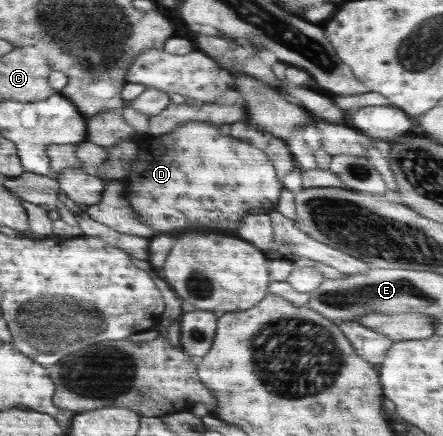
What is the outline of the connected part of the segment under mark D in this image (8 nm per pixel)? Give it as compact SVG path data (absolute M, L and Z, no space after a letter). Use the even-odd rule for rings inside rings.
M189 122L175 132L157 136L159 150L153 146L153 140L145 140L139 148L139 154L133 164L133 172L127 176L129 196L133 210L145 220L155 234L171 234L185 230L235 230L241 224L241 218L247 216L249 208L276 207L279 195L283 190L282 181L277 178L275 168L267 156L253 148L251 144L239 142L231 136L219 134L217 128L205 122Z

